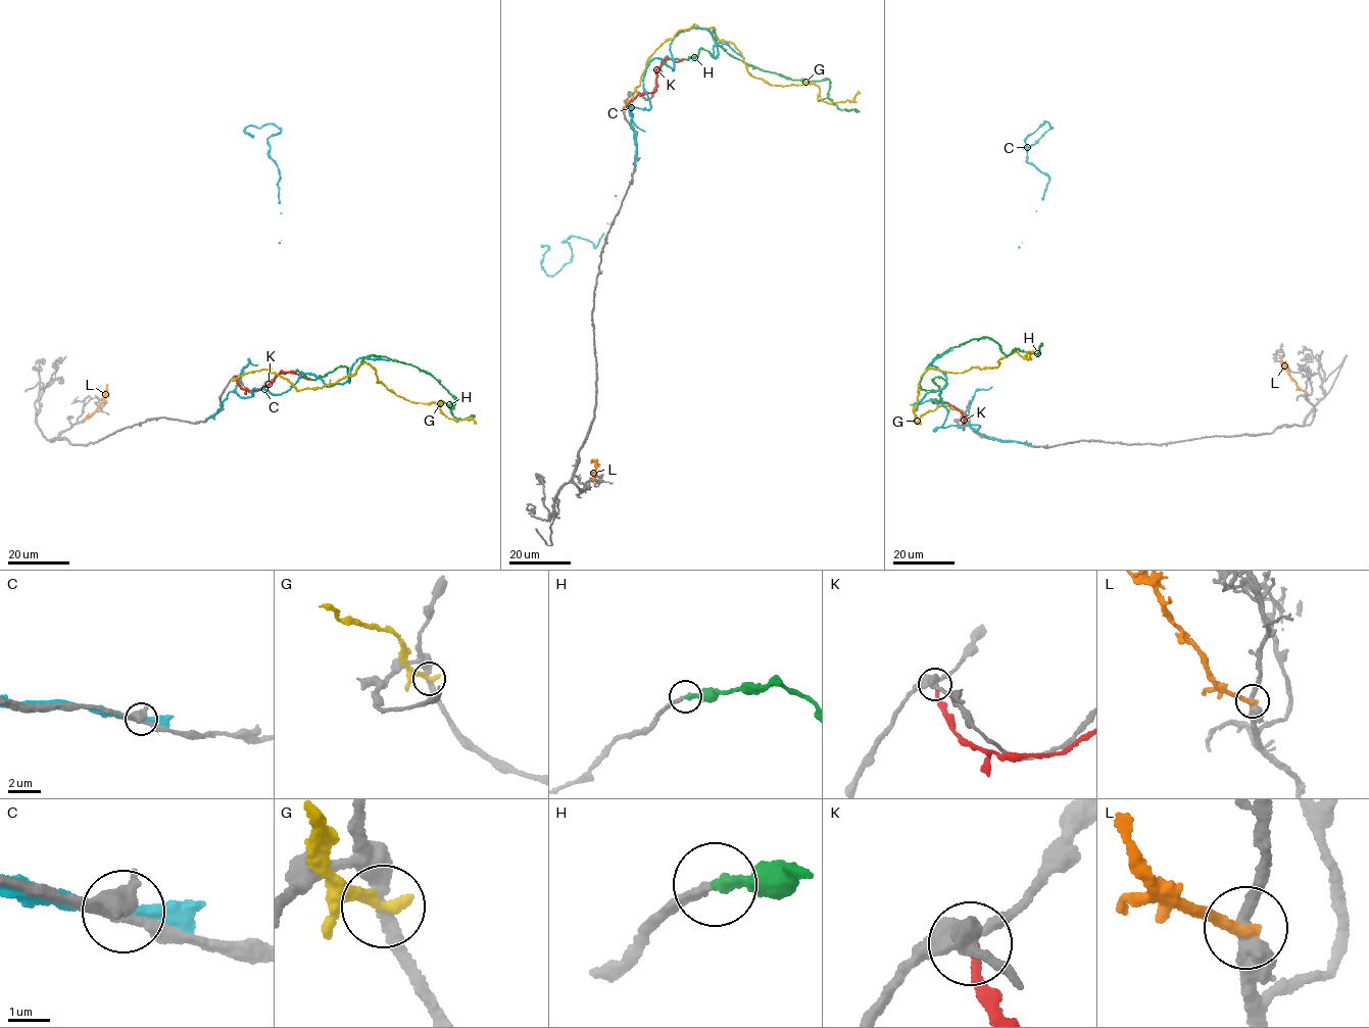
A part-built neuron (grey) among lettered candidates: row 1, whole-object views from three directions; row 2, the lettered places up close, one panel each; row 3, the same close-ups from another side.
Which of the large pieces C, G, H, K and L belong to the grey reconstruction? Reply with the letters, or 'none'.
H

